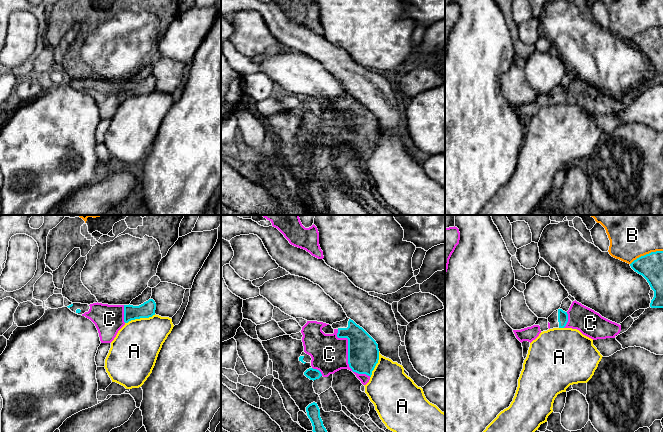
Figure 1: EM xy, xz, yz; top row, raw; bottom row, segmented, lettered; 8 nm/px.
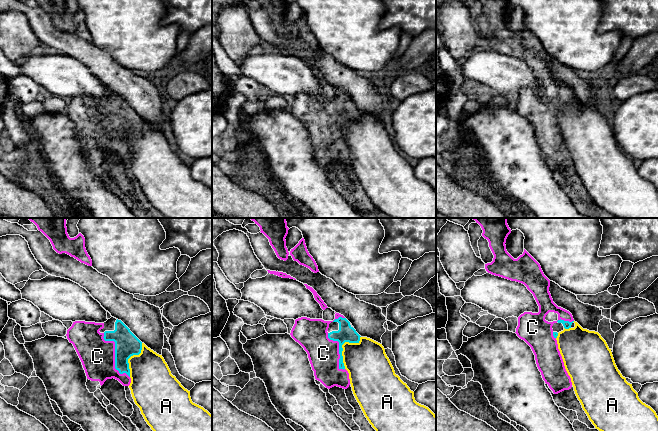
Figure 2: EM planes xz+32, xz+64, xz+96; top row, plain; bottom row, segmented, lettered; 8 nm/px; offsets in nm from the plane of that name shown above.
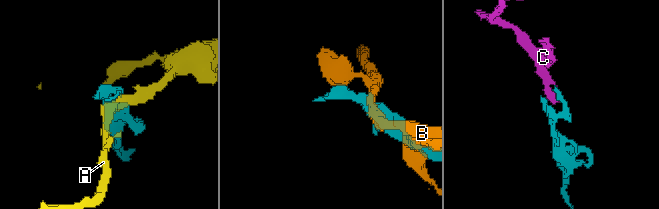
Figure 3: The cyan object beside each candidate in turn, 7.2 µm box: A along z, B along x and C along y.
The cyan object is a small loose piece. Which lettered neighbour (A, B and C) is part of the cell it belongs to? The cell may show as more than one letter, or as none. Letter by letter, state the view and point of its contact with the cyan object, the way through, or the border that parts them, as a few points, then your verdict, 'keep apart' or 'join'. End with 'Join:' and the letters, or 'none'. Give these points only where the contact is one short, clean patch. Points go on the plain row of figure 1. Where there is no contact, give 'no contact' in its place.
A: contact xy (140, 93); keep apart
B: contact yz (646, 30); keep apart
C: contact xz (348, 131); join
Join: C

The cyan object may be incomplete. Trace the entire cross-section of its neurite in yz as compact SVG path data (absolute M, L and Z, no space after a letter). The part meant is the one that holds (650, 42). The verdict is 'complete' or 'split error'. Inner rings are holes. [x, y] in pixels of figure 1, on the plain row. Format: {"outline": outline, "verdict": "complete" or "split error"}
{"outline": "M663 27L641 32L630 40L631 44L642 51L654 67L651 84L663 84Z", "verdict": "complete"}

